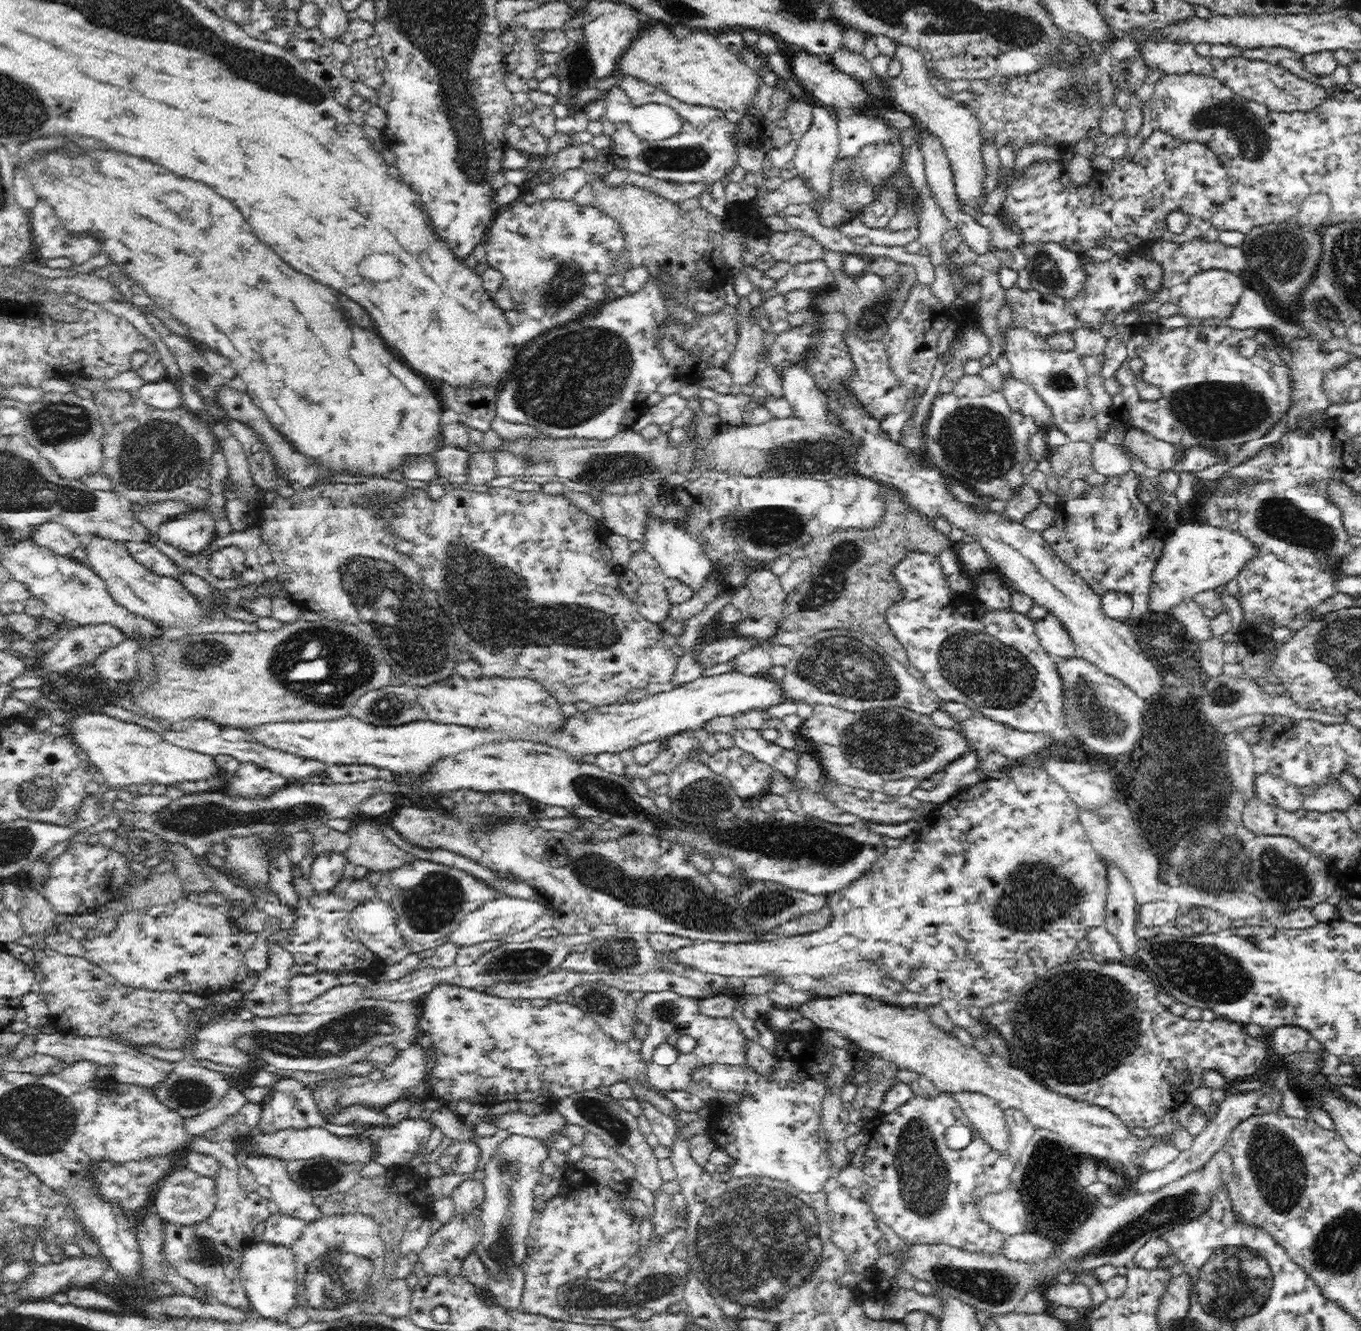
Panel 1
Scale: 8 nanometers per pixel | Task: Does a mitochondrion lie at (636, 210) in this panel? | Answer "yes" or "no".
no

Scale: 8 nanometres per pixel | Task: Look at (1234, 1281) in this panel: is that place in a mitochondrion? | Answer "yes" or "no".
yes

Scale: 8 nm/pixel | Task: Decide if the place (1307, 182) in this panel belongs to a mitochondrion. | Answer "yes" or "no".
no

